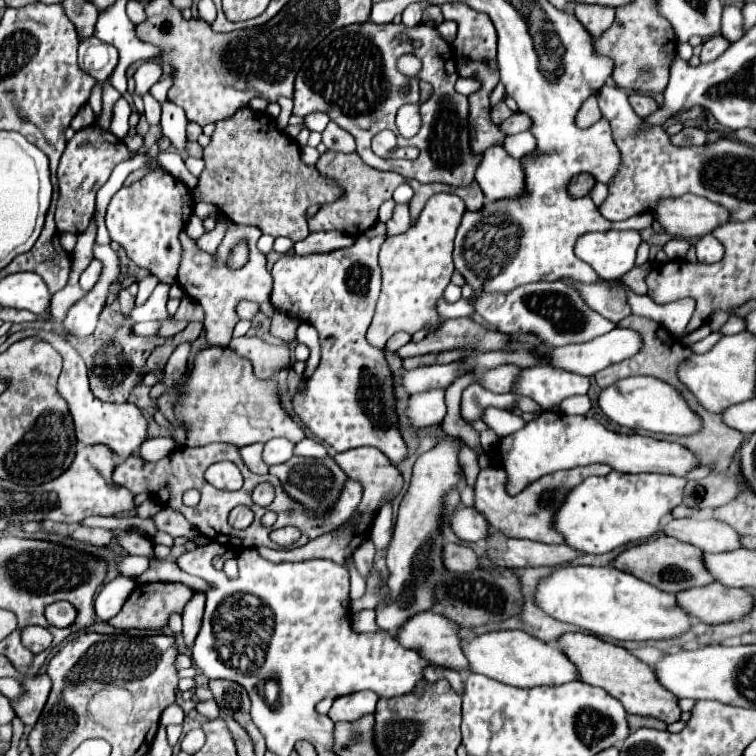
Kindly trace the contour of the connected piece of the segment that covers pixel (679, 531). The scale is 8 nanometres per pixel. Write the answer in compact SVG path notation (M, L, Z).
M686 517L686 519L670 519L662 529L666 535L676 537L680 541L688 541L698 545L704 553L722 553L740 549L740 535L734 527L714 519L714 517Z

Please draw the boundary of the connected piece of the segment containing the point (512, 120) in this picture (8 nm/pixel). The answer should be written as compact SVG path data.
M517 112L500 125L500 130L508 136L526 131L531 127L531 125L532 120L528 115Z

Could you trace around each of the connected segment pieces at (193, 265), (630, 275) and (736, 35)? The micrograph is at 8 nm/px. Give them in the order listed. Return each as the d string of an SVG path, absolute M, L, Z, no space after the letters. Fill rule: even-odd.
M200 203L200 211L195 212L215 212L216 222L224 220L227 224L226 235L218 247L218 253L212 257L210 253L202 251L198 247L198 243L194 239L188 237L188 233L182 229L180 233L180 241L184 245L184 261L180 265L178 271L178 285L194 299L198 301L204 310L204 329L206 339L210 345L228 345L234 330L234 325L238 323L238 317L234 313L236 303L246 299L246 301L254 301L254 303L264 303L268 301L268 293L272 291L272 275L266 269L266 255L260 253L256 249L256 241L262 235L256 227L252 225L236 225L232 221L228 221L225 216L222 216L218 210L215 210L211 204ZM246 241L248 243L248 263L240 269L230 269L228 267L228 259L234 251L234 247Z
M647 262L640 267L634 267L632 271L628 271L624 277L620 277L620 281L624 281L634 293L639 295L647 294L646 275L655 266L655 263Z
M726 5L722 13L722 37L728 43L738 41L744 35L744 17L740 7L736 5Z

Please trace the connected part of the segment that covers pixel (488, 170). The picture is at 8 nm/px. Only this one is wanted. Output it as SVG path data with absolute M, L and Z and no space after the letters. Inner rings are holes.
M500 145L484 151L480 169L476 169L476 183L484 191L486 201L528 197L522 163L512 159Z

